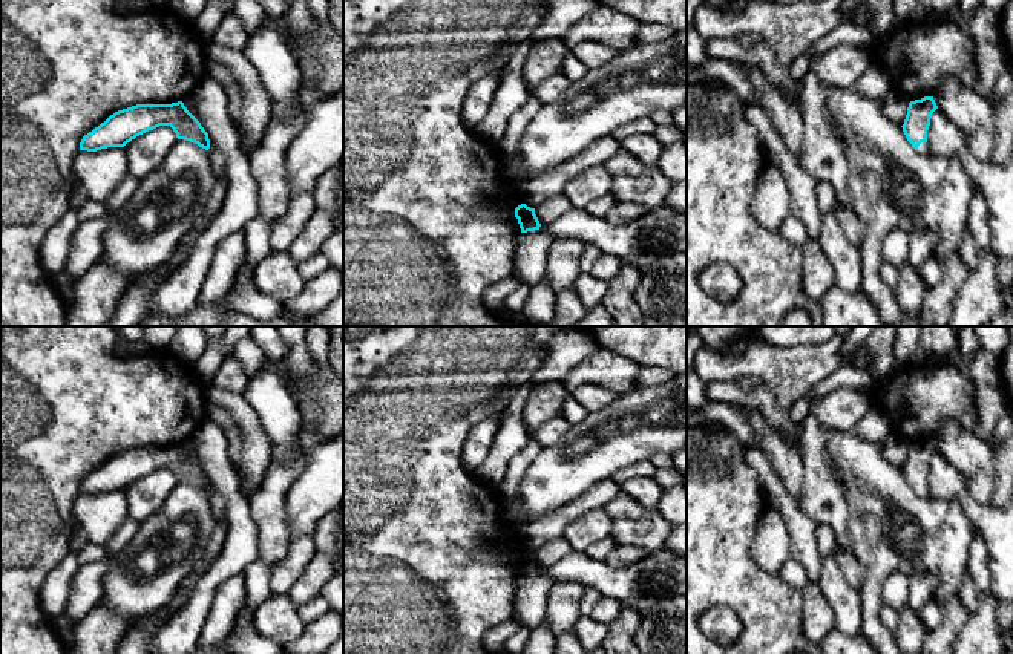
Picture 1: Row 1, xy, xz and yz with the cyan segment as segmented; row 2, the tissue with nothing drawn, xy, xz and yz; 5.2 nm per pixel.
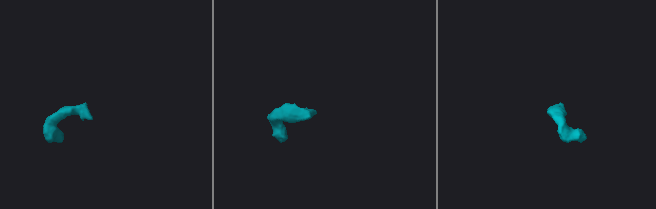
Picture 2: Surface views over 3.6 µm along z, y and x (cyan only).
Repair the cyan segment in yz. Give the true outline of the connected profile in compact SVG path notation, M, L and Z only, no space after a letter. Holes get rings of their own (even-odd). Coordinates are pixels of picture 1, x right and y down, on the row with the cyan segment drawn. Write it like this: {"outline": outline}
{"outline": "M924 96L909 103L903 132L912 147L923 156L932 156L927 146L927 130L932 113L938 109L933 96Z"}

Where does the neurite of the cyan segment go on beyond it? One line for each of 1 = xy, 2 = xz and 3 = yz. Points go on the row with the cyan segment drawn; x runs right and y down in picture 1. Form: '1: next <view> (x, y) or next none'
1: next none
2: next none
3: next yz (923, 149)

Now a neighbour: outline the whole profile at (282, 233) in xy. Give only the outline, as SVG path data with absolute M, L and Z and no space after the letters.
M314 191L293 196L287 214L279 221L270 221L271 251L288 251L316 210Z

